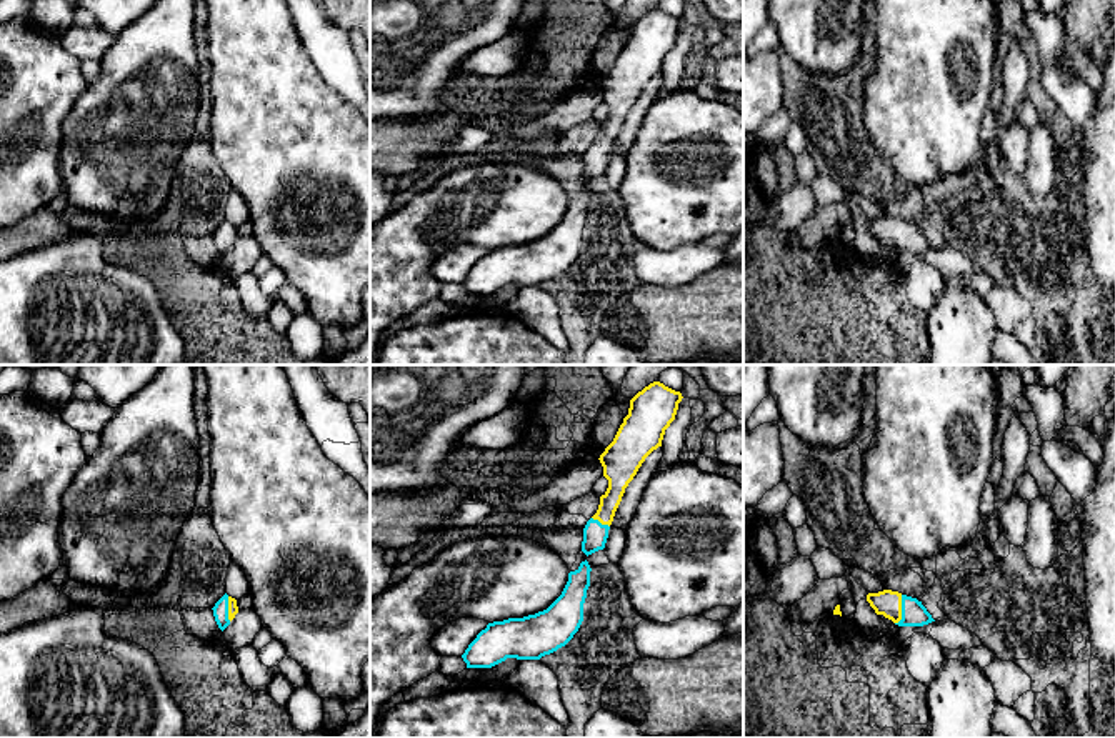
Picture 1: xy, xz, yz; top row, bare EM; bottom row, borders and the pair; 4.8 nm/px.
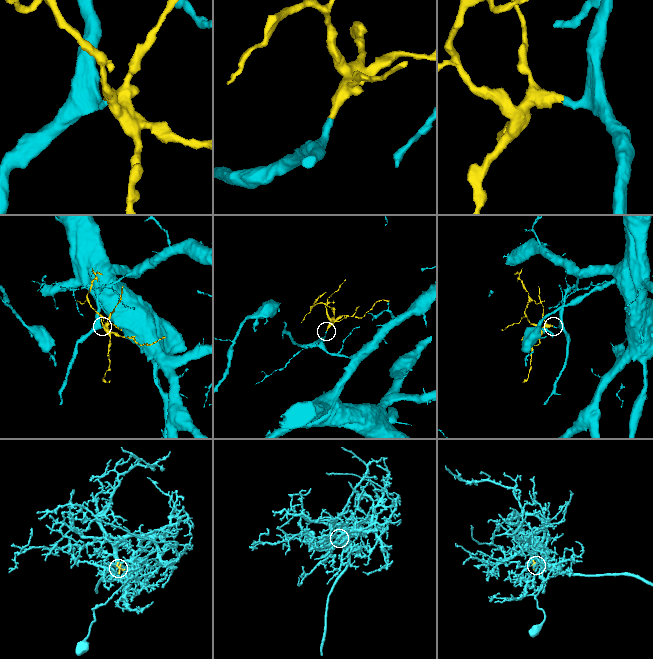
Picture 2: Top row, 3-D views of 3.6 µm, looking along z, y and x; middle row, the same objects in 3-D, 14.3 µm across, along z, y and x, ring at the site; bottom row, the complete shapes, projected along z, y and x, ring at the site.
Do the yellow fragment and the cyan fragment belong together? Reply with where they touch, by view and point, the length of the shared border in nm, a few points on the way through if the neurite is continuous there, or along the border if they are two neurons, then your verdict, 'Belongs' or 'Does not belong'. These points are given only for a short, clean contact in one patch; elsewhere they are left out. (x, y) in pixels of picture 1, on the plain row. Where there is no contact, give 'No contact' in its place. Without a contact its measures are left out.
Touches yellow at yz (900, 237). Shared border 150 nm. Path across: yz (889, 230), (900, 237), (914, 240). Belongs

